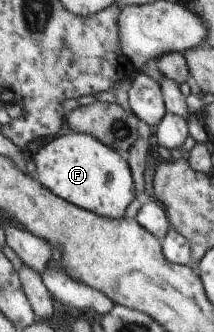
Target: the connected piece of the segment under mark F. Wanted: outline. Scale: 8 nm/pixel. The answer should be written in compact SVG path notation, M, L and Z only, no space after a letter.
M80 131L59 136L33 157L37 180L43 187L77 207L103 217L126 217L127 206L136 199L136 185L128 160L95 135Z

